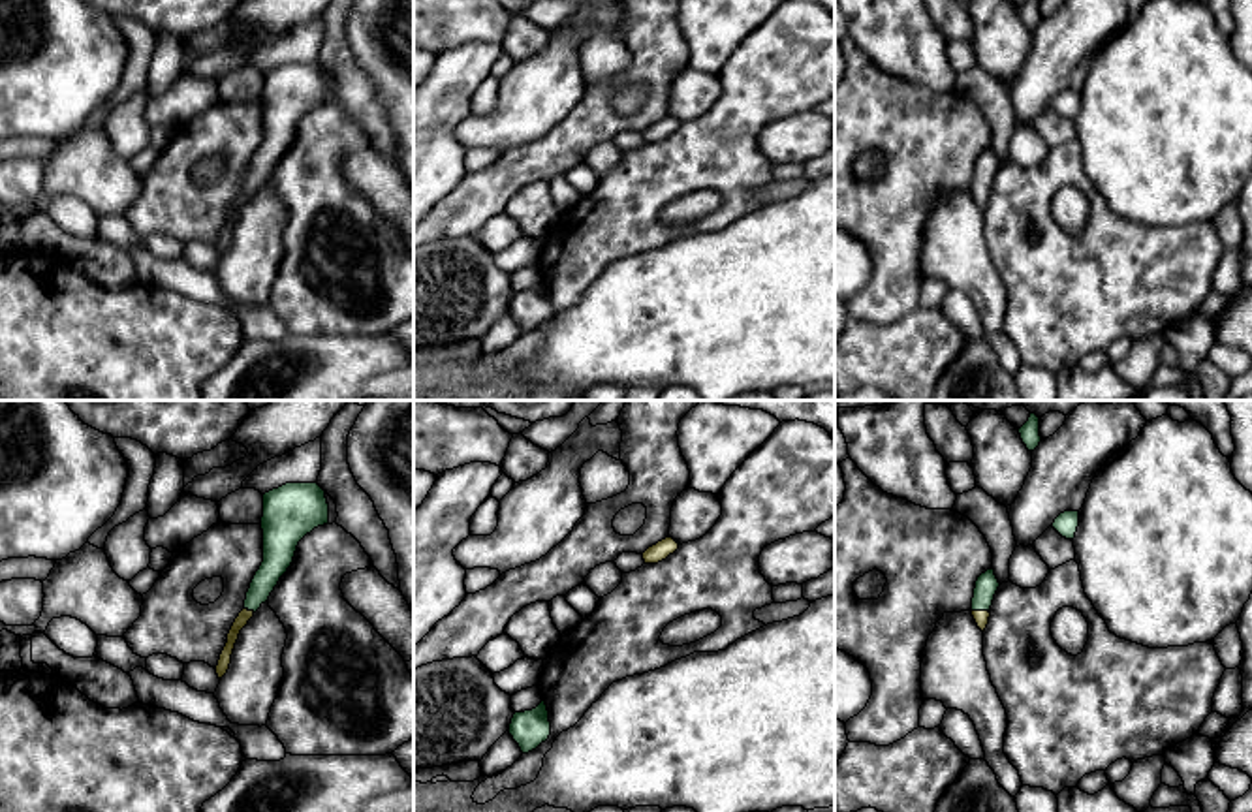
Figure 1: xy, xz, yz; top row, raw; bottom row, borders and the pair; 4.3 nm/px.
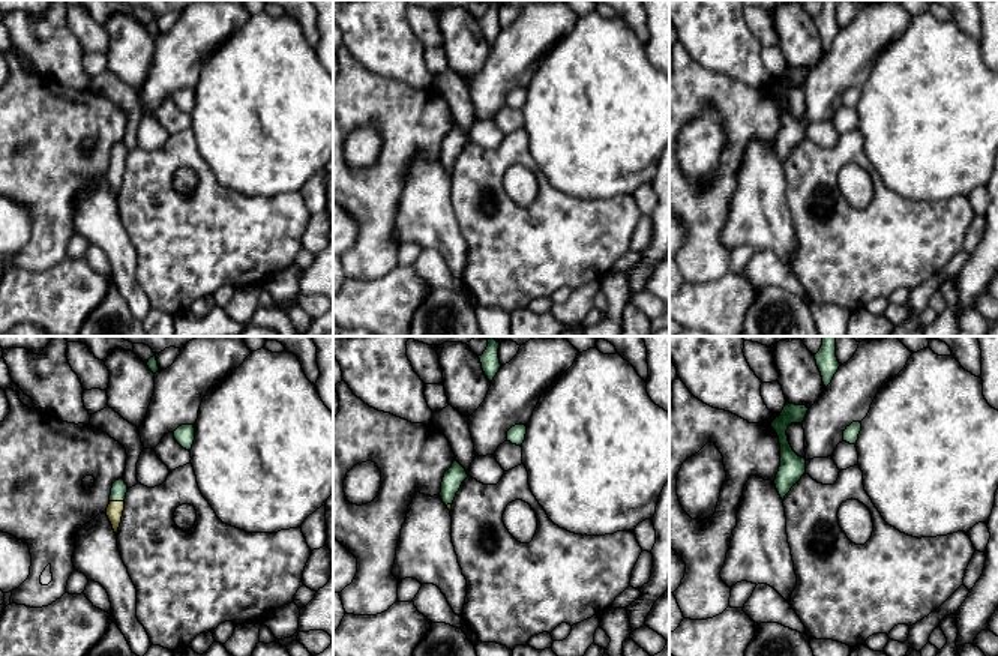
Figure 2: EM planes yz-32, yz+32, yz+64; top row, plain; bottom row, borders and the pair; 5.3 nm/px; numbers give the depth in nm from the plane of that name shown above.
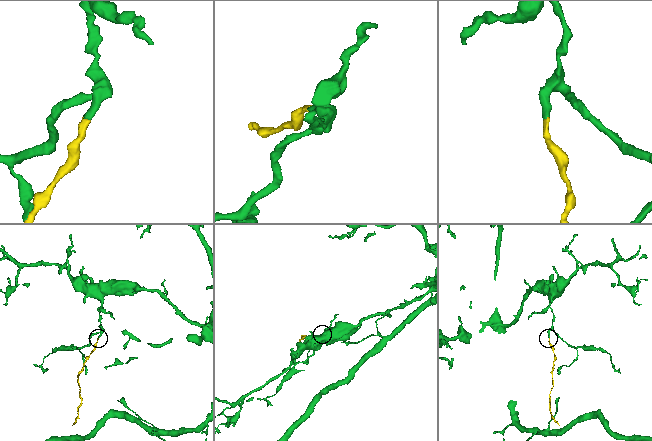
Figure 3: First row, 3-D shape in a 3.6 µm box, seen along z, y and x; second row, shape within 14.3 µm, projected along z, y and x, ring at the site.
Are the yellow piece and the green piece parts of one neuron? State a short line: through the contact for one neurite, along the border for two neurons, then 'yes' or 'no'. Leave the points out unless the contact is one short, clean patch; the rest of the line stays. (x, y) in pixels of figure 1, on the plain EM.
line yz (982, 196), (980, 190), (985, 166); yes

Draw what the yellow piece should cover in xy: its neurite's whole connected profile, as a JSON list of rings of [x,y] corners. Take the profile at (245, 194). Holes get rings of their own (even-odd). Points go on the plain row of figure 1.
[[[286,62],[263,73],[263,141],[246,171],[244,188],[235,197],[220,233],[216,254],[227,252],[241,209],[269,179],[293,141],[299,120],[314,107],[329,103],[329,83],[318,62]]]

